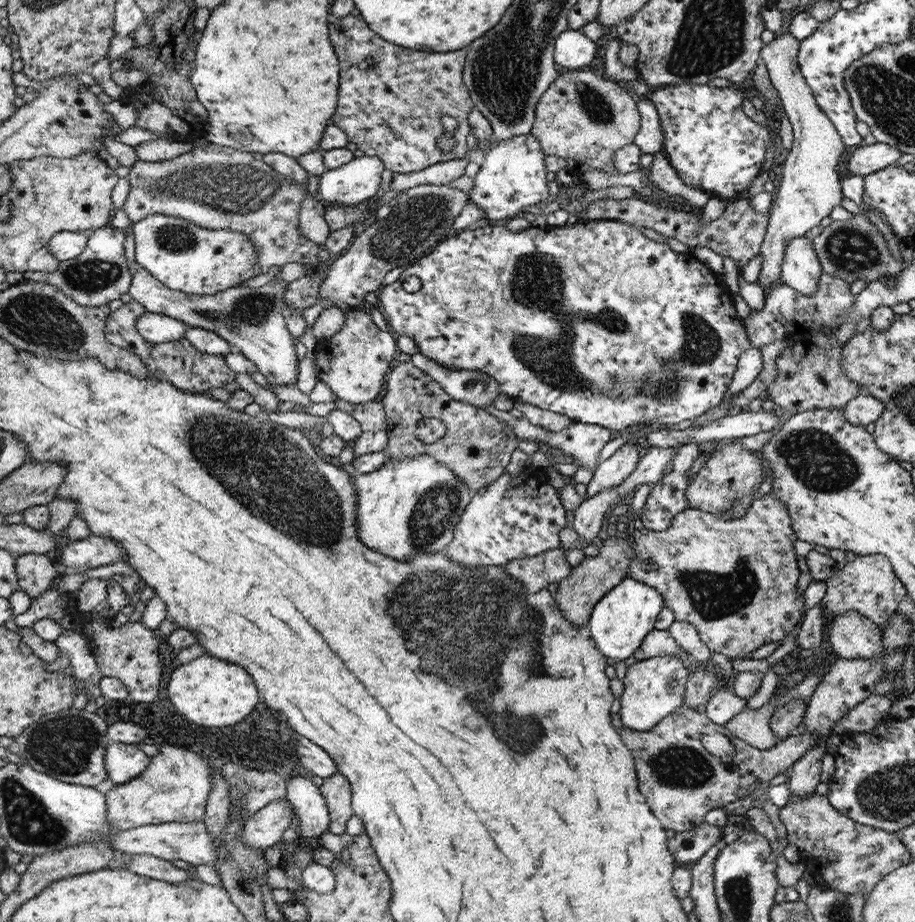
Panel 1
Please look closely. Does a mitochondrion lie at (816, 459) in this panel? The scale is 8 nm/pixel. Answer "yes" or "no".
yes

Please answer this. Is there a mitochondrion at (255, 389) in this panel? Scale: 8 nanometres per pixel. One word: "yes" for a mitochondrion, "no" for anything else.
no

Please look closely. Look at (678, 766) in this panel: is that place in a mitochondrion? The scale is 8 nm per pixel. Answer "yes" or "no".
yes

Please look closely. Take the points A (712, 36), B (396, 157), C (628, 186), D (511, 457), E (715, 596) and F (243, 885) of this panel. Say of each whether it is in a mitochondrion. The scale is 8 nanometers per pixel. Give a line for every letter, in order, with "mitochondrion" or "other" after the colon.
A: mitochondrion
B: other
C: other
D: other
E: mitochondrion
F: other

